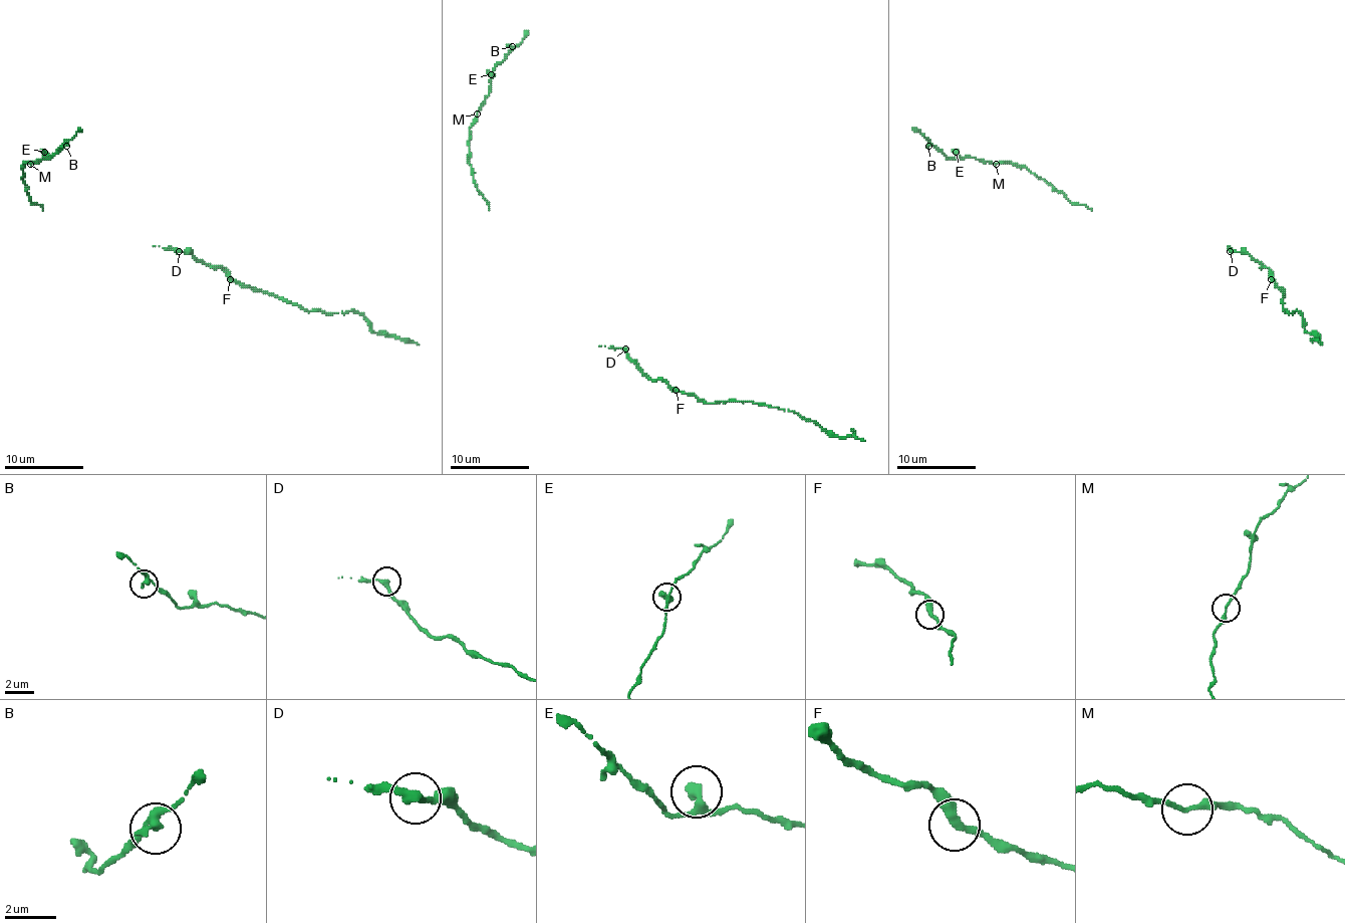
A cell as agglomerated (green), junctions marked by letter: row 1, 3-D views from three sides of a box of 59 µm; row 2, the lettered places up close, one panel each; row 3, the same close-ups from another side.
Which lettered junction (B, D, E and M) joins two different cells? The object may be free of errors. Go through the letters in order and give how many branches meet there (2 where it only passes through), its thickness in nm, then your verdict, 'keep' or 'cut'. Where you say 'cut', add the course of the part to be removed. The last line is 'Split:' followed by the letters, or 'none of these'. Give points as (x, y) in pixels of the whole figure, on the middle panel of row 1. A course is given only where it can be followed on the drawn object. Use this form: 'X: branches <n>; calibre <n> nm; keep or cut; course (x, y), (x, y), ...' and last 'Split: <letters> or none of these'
B: branches 2; calibre 320 nm; keep
D: branches 2; calibre 280 nm; keep
E: branches 2; calibre 280 nm; keep
M: branches 2; calibre 200 nm; keep
Split: none of these

